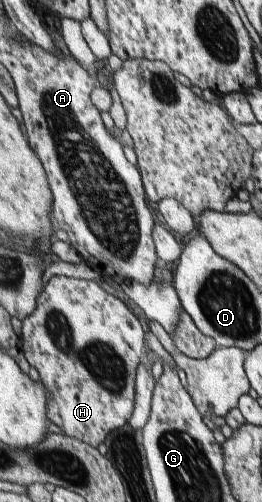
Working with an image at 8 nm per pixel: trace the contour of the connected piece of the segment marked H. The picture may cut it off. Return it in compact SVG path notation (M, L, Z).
M54 275L45 286L40 298L38 299L37 309L29 318L22 320L22 331L20 331L20 350L24 354L24 358L28 360L31 367L34 367L40 374L40 380L49 388L50 403L49 403L49 417L50 422L58 425L64 434L69 437L74 437L83 443L91 446L92 449L98 448L101 443L104 444L106 437L124 425L129 424L132 418L134 403L136 402L136 381L138 363L140 363L140 355L144 349L144 329L140 325L140 321L130 313L130 309L124 305L122 301L118 301L116 295L104 291L98 282L86 281L86 279L74 279L72 277L65 277L64 275Z

